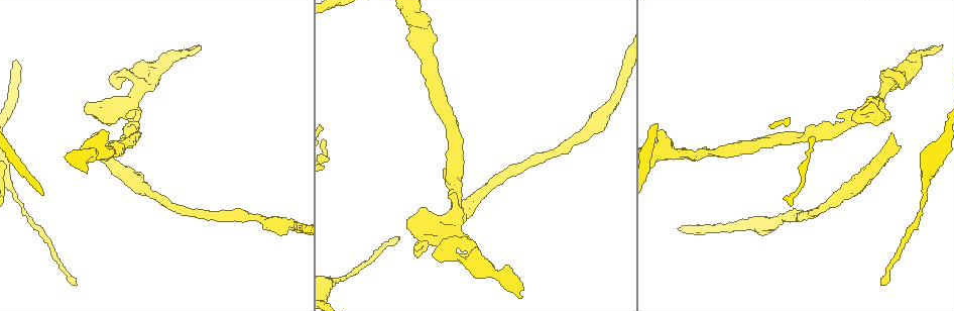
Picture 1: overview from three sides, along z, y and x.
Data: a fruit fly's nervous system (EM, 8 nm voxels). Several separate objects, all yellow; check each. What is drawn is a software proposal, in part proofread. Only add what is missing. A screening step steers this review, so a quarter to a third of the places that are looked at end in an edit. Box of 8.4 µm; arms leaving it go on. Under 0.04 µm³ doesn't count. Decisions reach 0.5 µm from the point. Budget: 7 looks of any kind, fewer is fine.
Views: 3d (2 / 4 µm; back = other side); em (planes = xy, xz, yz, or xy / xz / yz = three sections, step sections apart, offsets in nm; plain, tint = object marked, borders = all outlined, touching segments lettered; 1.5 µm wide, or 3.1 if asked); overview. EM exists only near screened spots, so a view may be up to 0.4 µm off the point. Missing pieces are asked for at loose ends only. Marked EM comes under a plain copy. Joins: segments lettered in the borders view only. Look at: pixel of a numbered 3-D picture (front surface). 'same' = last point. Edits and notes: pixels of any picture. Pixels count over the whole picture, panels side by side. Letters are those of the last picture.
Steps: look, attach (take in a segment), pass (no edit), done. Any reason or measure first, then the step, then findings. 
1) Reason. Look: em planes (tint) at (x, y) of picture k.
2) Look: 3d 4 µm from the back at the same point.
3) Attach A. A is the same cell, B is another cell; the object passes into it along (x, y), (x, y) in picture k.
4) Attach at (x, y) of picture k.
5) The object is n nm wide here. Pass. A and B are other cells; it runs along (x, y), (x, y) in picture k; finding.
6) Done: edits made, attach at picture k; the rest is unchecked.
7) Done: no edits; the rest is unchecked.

Look: 3d 2 µm at (75, 285) of picture 1.

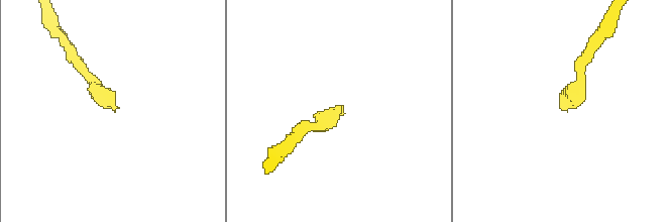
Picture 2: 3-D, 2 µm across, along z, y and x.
Look: em planes (borders) at (566, 110) of picture 2.

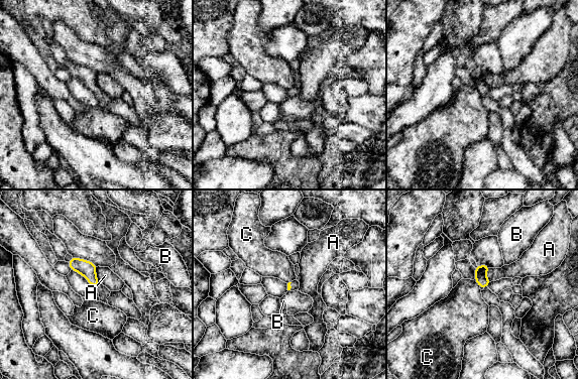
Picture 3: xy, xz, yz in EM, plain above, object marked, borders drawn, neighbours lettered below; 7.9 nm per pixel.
Pass. A, B and C are other cells; none of them fits.

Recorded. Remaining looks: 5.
Stops while still wide. Look: em xz step 8 (tint) at (867, 110) of picture 1.

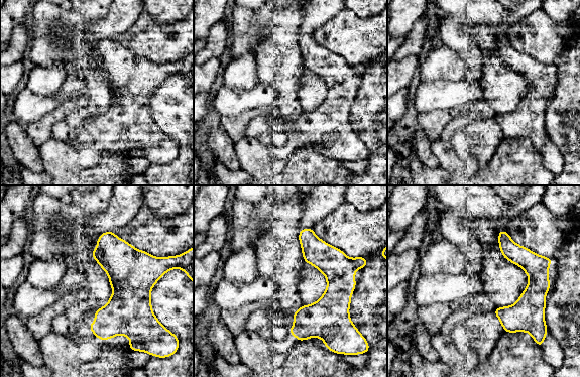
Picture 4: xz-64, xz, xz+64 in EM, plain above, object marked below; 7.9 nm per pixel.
Look: em planes (borders) at the same point.

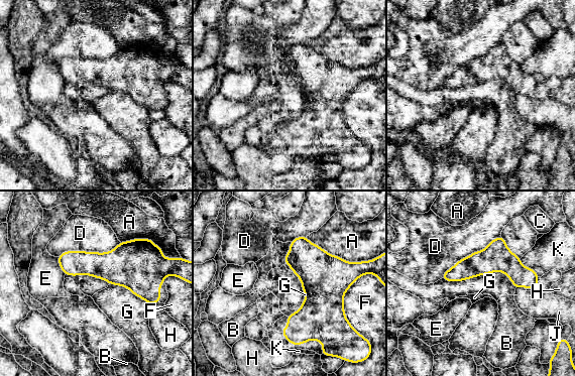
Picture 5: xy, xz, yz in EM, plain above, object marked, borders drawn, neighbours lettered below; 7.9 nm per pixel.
The object is 220 nm wide here. Pass. A, B, C, D, E, F, G, H, J and K are other cells; it runs along (445, 277), (508, 264), (535, 282) in picture 5; none of them fits.

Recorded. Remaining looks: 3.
Branch stops here. Look: em planes (borders) at (520, 297) of picture 1.

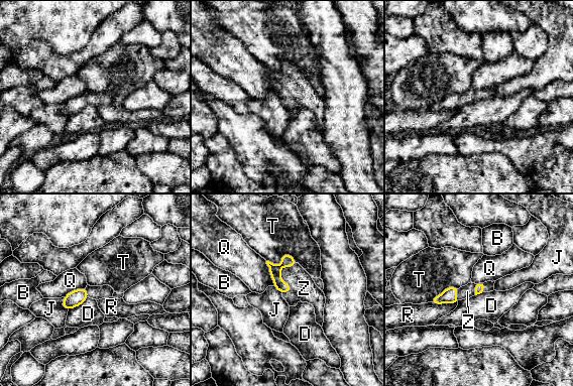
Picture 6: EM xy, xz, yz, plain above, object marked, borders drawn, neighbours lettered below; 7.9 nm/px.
Attach Z. Z is the same cell, B, D, J, Q, R and T are other cells; the object passes into it along (287, 260), (279, 276), (304, 288) in picture 6; it goes on there.

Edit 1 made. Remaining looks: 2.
Done: edits made, attach at picture 6; the rest is unchecked.

